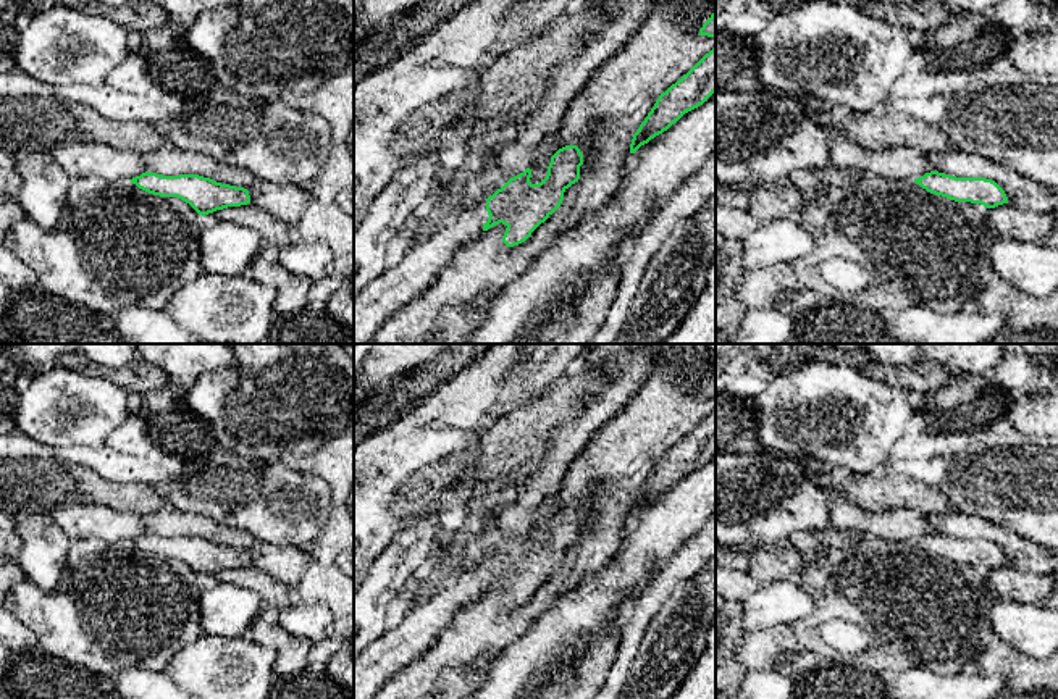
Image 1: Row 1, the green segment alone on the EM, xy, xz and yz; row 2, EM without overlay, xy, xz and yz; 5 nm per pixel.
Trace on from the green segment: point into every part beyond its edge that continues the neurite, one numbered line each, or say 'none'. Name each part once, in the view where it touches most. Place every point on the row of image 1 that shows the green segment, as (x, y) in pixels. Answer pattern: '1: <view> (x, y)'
1: xz (404, 281)

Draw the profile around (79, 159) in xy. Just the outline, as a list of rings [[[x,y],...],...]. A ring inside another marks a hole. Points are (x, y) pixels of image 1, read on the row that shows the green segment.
[[[73,142],[52,150],[52,157],[69,178],[99,176],[126,181],[145,173],[142,153],[118,150],[105,142]]]

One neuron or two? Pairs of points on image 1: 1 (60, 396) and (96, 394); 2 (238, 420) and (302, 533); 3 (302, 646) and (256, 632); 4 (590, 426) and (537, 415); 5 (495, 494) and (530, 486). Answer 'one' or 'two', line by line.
1: one
2: two
3: one
4: two
5: two

